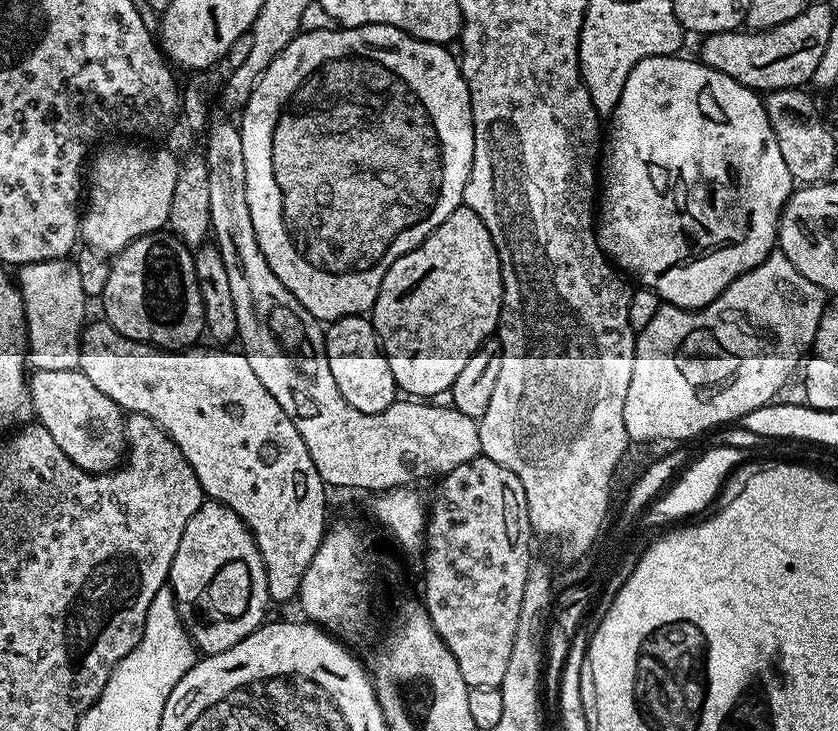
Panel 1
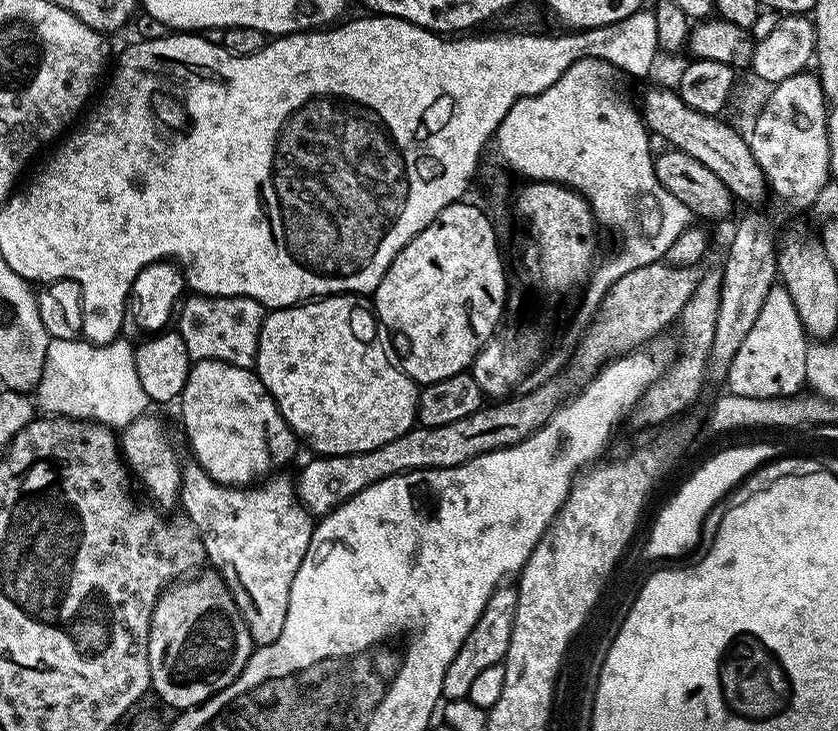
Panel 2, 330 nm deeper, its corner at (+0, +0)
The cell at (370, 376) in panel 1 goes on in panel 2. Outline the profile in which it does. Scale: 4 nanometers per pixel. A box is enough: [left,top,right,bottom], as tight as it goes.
[254,294,418,456]

